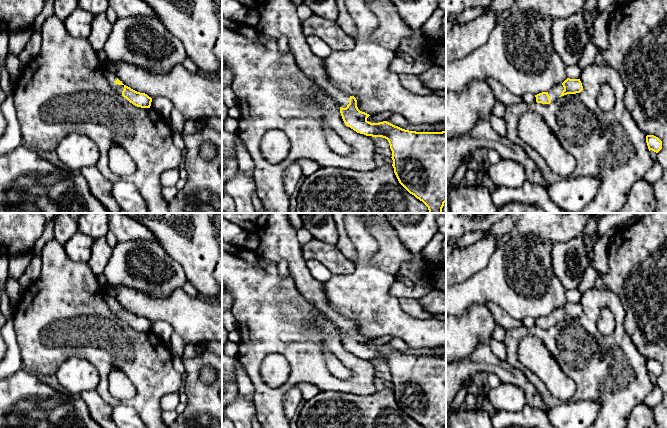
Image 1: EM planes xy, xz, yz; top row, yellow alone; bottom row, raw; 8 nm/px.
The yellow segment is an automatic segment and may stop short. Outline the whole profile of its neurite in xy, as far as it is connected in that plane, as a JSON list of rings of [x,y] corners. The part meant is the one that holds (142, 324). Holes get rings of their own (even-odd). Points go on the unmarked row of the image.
[[[105,293],[104,299],[106,304],[109,306],[110,310],[124,322],[126,322],[130,327],[141,332],[150,332],[152,322],[145,317],[137,316],[130,311],[124,309],[120,305],[116,298]]]

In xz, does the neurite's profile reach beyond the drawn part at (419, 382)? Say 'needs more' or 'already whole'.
needs more

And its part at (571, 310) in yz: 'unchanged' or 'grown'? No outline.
grown

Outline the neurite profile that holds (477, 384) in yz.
[[[485,371],[475,373],[467,378],[461,385],[467,388],[468,394],[473,395],[487,395],[489,391],[488,374]]]

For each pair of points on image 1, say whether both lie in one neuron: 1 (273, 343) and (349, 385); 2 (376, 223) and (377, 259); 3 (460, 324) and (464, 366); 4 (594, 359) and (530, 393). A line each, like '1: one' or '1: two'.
1: one
2: one
3: two
4: two

